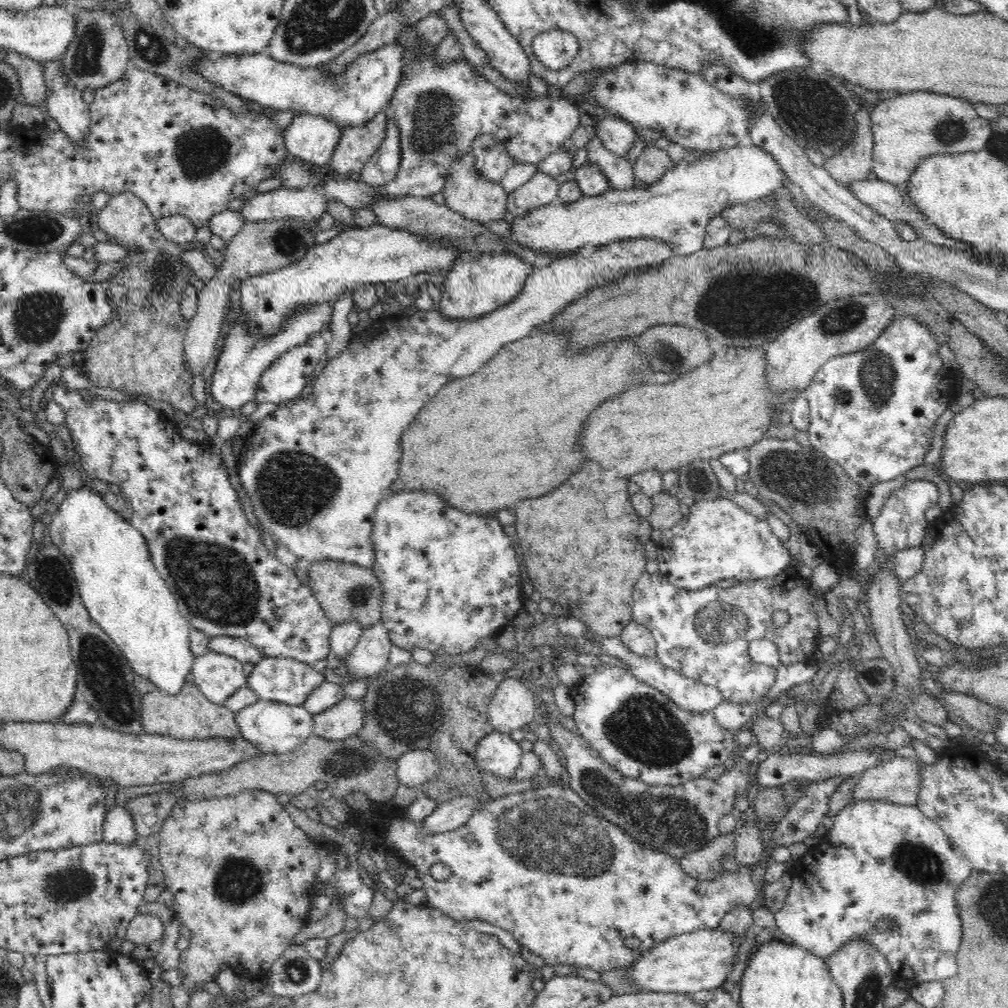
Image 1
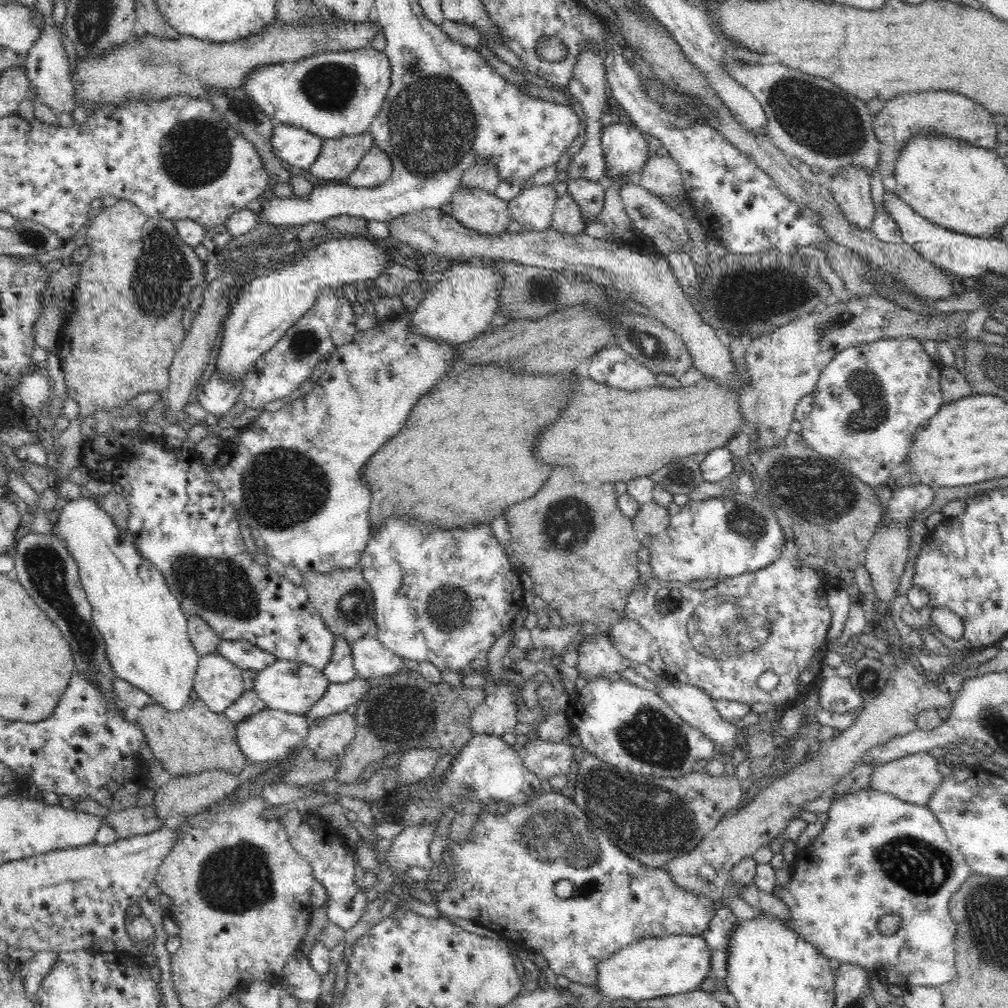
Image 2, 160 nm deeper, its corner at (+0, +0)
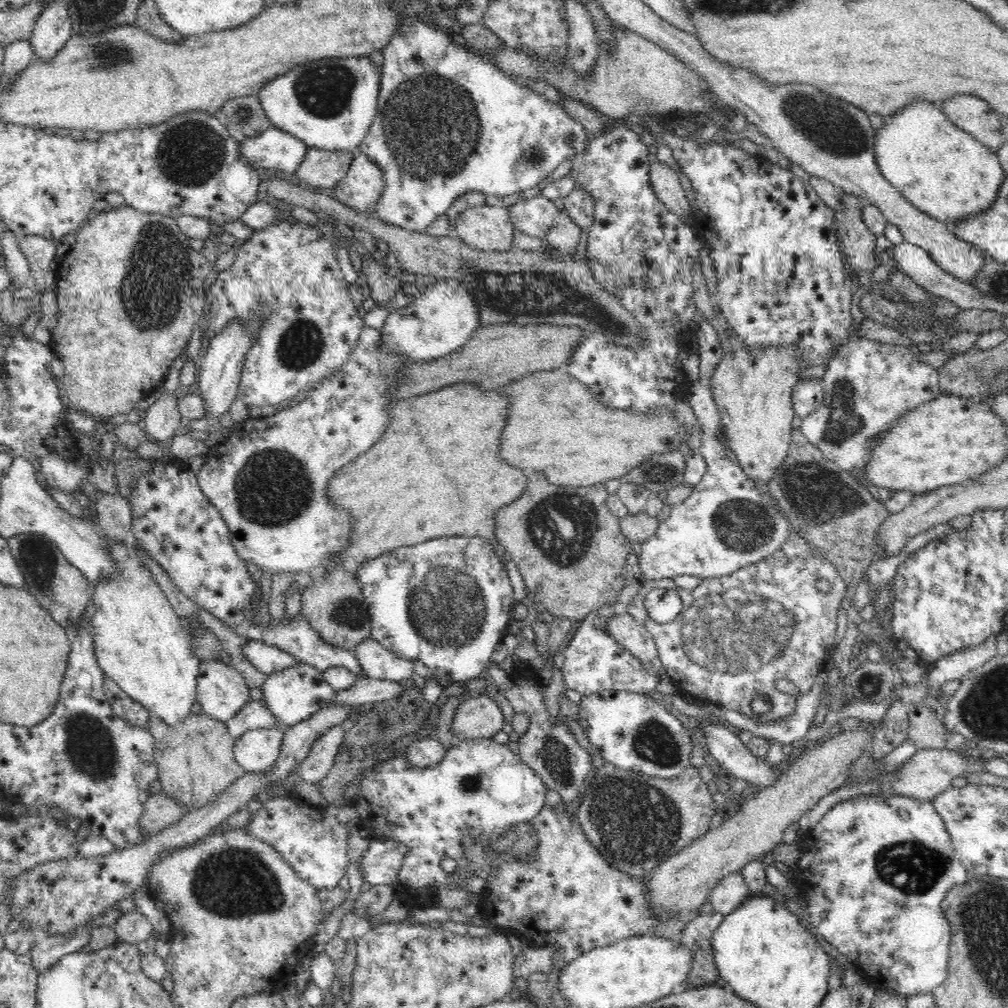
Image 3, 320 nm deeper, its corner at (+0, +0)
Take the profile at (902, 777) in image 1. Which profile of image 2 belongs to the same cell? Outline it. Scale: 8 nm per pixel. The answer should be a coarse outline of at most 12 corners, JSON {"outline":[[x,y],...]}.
{"outline":[[922,751],[878,765],[869,788],[926,805],[943,775]]}

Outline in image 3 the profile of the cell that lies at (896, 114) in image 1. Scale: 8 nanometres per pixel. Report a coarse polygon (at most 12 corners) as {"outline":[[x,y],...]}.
{"outline":[[960,94],[940,104],[953,124],[992,153],[1004,144],[1001,116]]}

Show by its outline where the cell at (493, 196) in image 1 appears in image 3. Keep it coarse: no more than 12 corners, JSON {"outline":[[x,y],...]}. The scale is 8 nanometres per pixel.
{"outline":[[470,206],[456,236],[478,251],[513,248],[509,209]]}

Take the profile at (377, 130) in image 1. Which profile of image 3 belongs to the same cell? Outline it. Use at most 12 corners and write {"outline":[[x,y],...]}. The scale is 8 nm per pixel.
{"outline":[[309,148],[295,170],[314,188],[333,188],[356,152]]}

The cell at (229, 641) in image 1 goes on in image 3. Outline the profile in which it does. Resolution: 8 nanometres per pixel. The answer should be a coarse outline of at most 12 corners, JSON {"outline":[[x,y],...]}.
{"outline":[[247,641],[246,659],[264,675],[301,664],[289,652]]}

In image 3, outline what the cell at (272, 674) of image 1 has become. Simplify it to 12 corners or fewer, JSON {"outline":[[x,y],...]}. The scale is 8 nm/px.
{"outline":[[305,663],[268,675],[267,709],[286,728],[332,703],[323,672]]}

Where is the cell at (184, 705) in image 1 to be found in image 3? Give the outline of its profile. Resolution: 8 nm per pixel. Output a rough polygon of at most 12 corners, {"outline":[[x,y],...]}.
{"outline":[[201,712],[147,730],[161,792],[194,812],[246,772]]}

